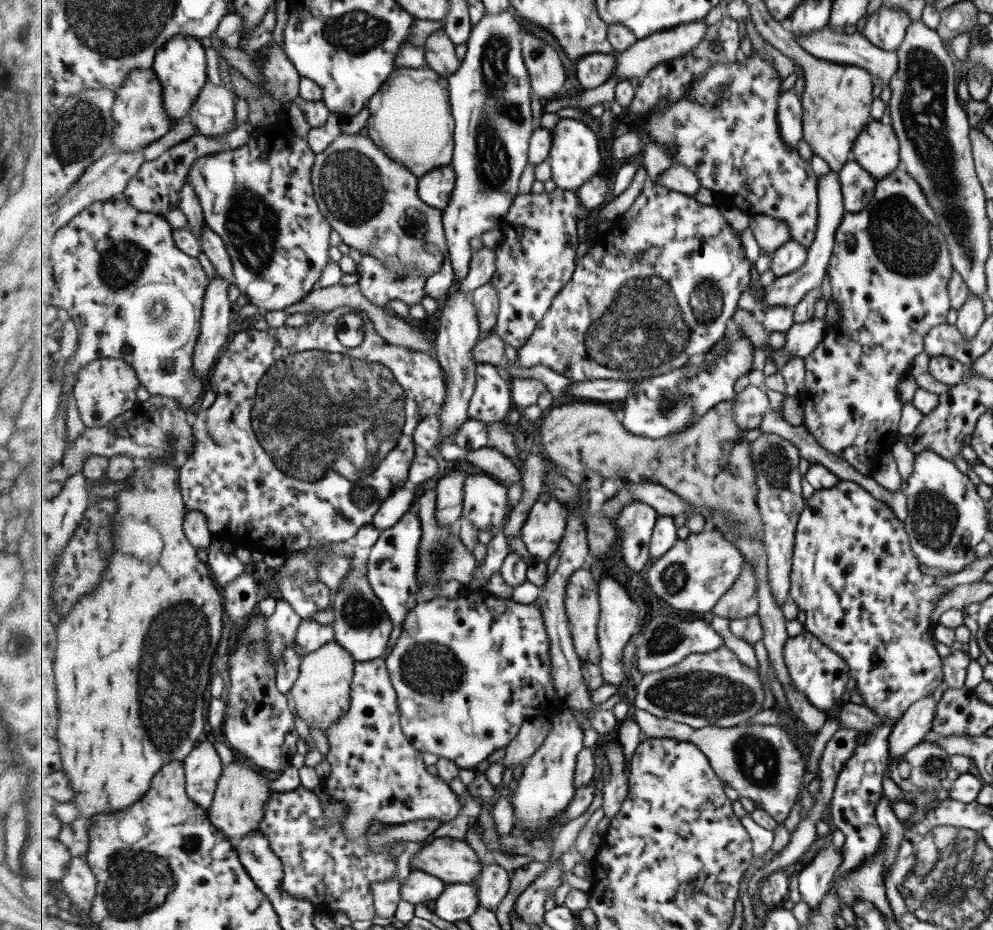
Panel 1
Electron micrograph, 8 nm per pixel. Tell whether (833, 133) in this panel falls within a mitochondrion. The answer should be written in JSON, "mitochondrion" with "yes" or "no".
{"mitochondrion":"no"}

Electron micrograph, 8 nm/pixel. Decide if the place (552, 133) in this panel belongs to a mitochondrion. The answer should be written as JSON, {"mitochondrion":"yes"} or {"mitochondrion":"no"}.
{"mitochondrion":"no"}

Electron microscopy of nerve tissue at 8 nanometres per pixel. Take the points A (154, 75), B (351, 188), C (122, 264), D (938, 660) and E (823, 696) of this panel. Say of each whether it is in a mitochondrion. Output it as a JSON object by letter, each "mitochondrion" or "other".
{"A":"other","B":"mitochondrion","C":"mitochondrion","D":"other","E":"other"}

